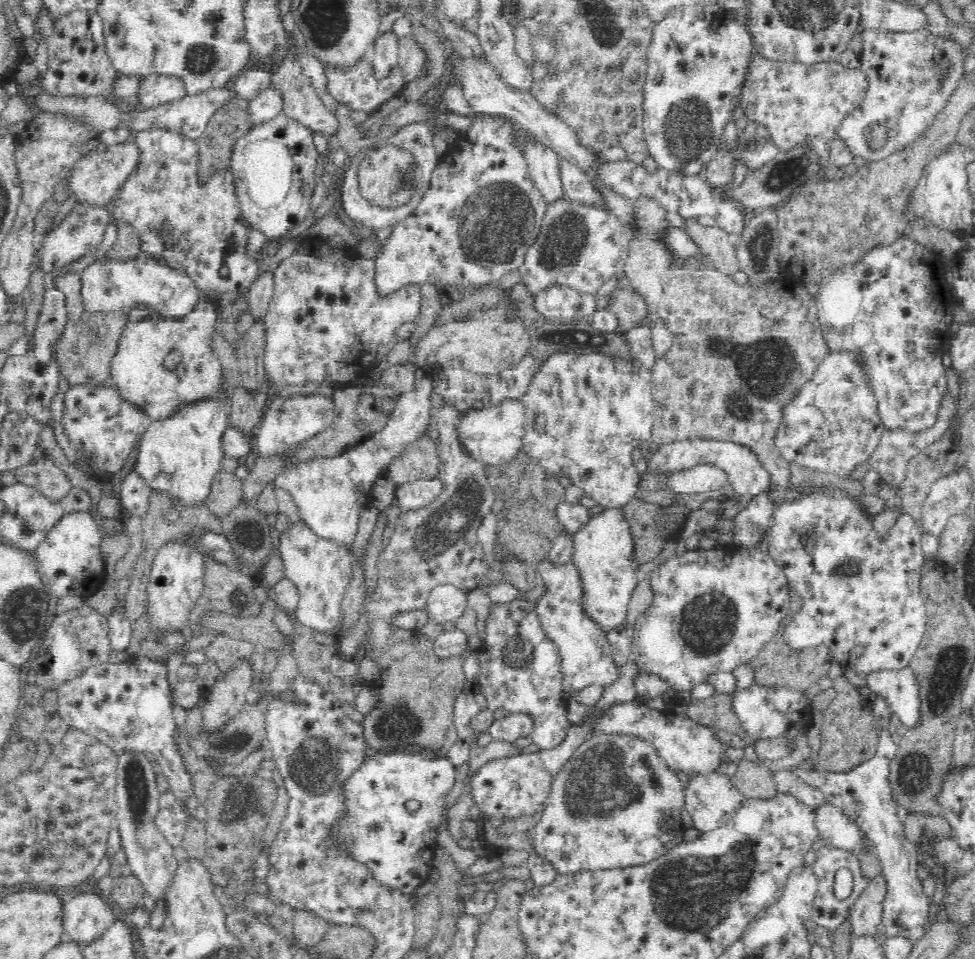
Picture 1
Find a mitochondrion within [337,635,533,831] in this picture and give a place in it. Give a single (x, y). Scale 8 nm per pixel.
(396, 723)

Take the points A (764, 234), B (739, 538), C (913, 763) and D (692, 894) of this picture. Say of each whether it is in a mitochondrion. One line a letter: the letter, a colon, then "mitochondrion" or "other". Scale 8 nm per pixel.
A: mitochondrion
B: other
C: mitochondrion
D: mitochondrion

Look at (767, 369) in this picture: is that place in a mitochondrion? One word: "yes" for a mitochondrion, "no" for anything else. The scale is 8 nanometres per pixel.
yes

